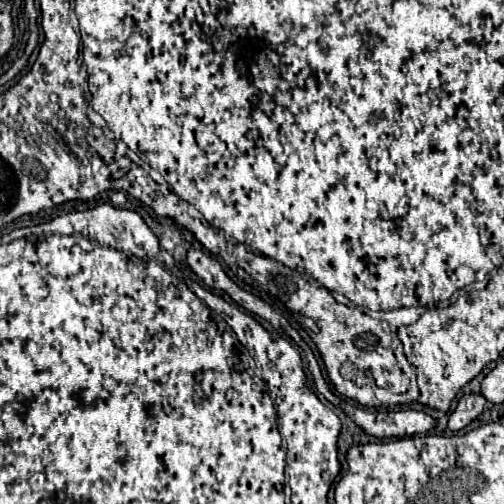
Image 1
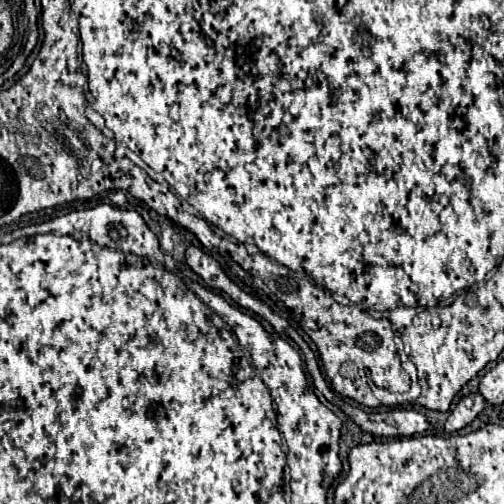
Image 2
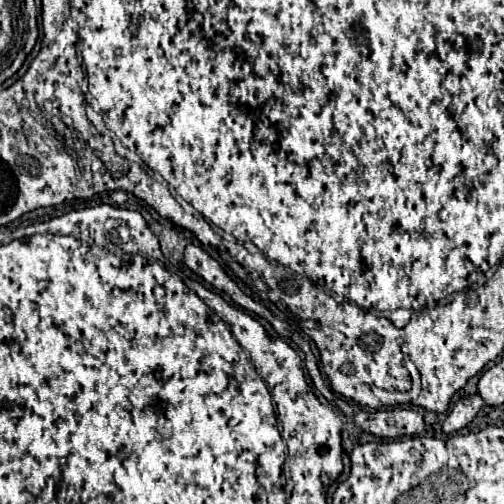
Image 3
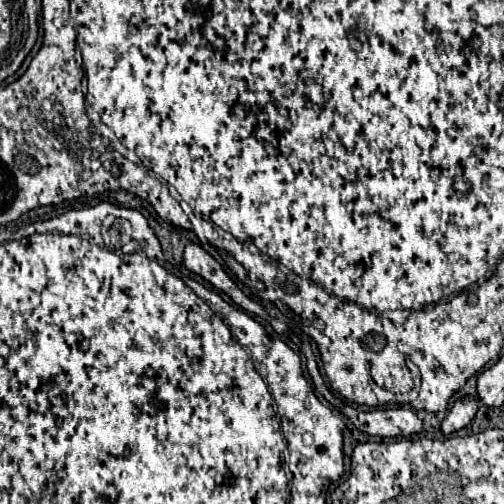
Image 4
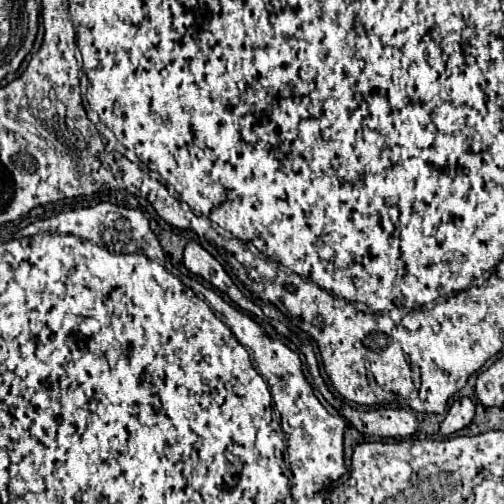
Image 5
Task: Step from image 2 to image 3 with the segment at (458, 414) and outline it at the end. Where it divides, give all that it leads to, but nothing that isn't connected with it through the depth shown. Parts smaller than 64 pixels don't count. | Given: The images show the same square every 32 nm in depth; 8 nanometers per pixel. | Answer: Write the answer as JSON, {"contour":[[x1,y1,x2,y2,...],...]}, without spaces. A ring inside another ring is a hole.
{"contour":[[480,394,460,398,460,400,456,402,456,406,452,408,452,412,448,414,448,418,444,420,442,430,444,430,446,434,452,434,452,432,456,432,456,430,468,426,468,424,476,418,476,414,480,412,482,406,484,406,484,400,482,400]]}

